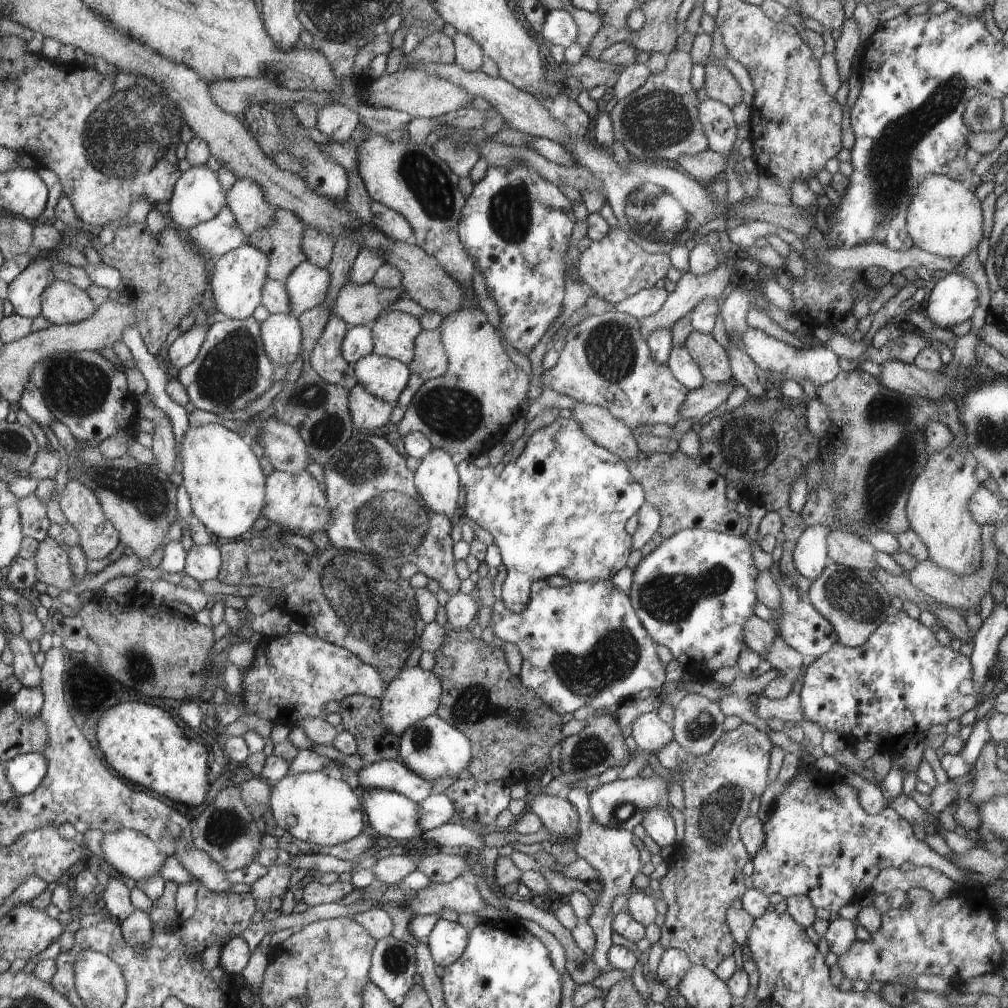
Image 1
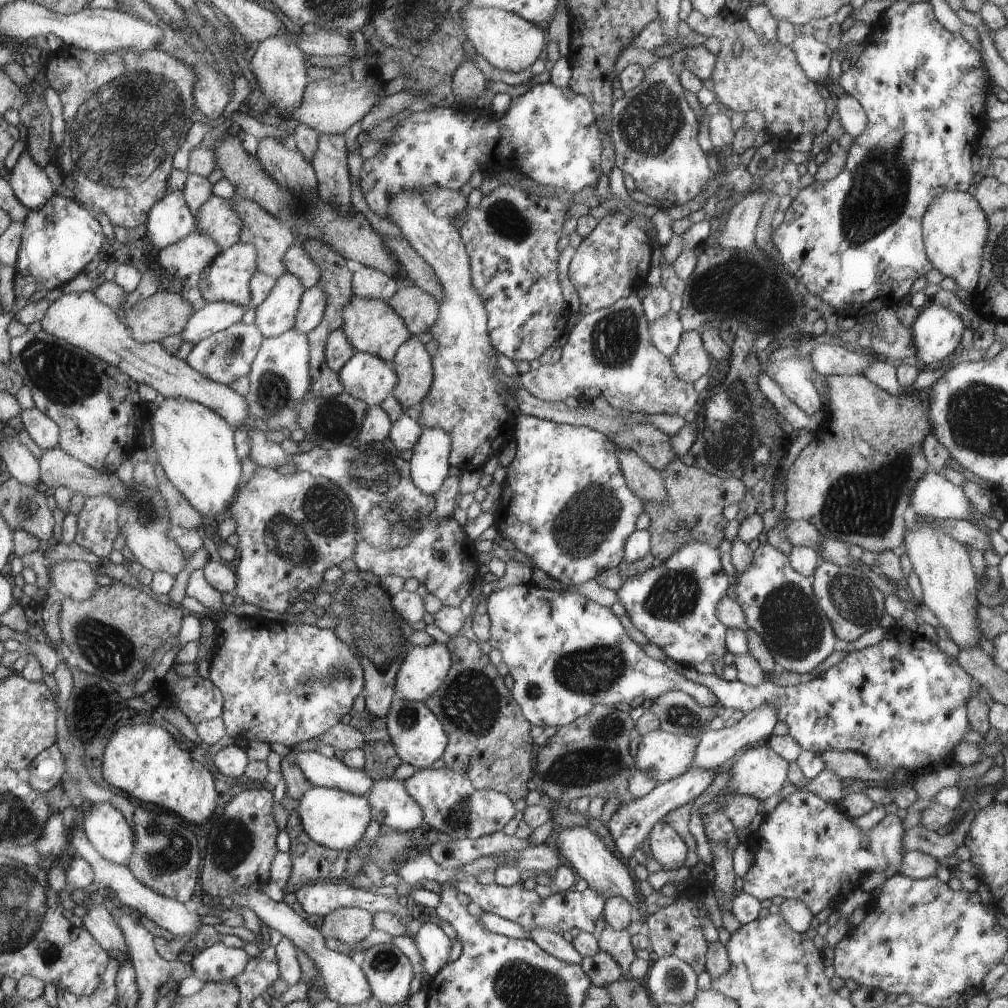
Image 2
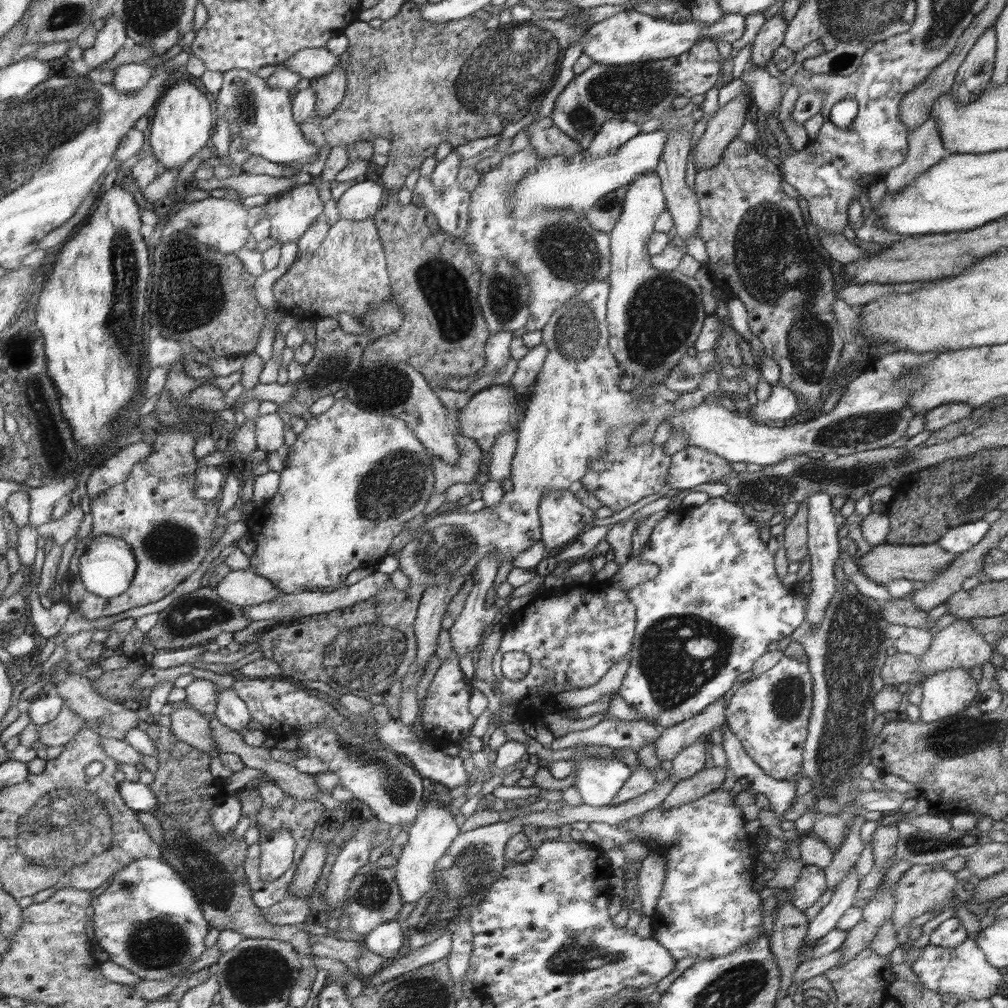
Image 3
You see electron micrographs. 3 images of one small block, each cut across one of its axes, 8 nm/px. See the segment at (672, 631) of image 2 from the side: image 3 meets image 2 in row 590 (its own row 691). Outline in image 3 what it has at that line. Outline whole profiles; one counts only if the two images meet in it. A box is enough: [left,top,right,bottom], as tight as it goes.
[618,495,809,730]

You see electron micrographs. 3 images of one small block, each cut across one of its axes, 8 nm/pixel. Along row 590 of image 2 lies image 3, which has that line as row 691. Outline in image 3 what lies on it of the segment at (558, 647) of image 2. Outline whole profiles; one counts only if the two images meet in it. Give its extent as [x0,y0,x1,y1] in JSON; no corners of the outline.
[492,582,637,722]

